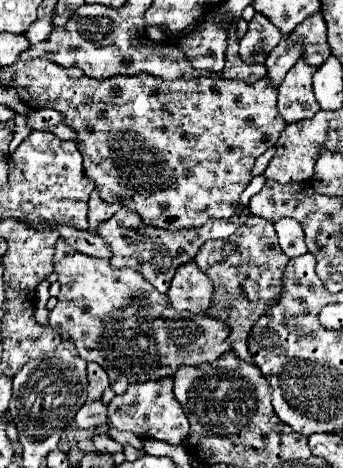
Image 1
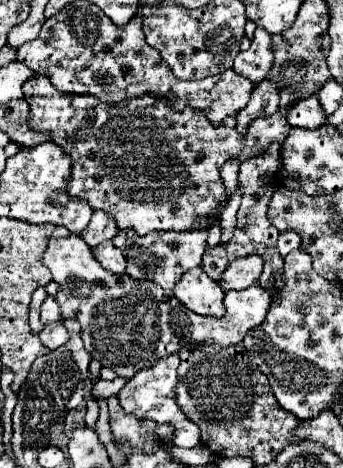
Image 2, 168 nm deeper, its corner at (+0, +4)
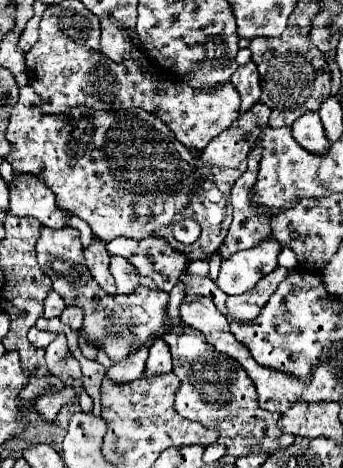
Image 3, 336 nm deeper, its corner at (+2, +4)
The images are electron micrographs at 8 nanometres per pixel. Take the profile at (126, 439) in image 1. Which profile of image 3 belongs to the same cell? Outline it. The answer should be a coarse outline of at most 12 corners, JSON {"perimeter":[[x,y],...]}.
{"perimeter":[[140,346],[124,362],[114,364],[106,376],[116,382],[142,378],[148,348]]}

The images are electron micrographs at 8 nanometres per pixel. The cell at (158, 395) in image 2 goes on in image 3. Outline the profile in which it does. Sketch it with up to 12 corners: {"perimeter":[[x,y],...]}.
{"perimeter":[[162,338],[150,348],[144,376],[172,372],[168,344]]}

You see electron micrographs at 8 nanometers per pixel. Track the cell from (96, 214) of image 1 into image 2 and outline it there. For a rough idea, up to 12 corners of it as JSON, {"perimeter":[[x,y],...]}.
{"perimeter":[[96,210],[82,230],[88,246],[102,244],[118,232],[114,216]]}

